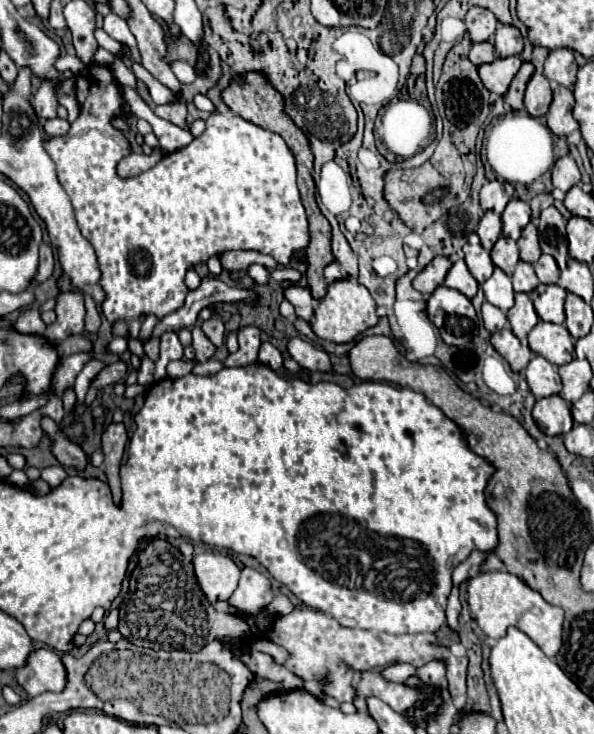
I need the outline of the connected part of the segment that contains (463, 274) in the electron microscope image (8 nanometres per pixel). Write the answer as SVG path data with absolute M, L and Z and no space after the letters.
M458 259L458 261L450 267L444 285L450 287L450 289L456 289L456 291L460 291L460 293L464 293L468 299L472 299L472 297L476 295L476 291L478 291L478 283L476 283L476 279L470 275L464 259Z

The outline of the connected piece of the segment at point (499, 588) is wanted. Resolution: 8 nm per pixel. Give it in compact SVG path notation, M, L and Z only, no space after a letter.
M478 573L468 581L468 605L470 613L488 637L500 639L506 635L508 627L518 627L524 631L548 657L554 657L562 645L562 621L564 611L550 605L542 595L530 589L522 579L510 573Z

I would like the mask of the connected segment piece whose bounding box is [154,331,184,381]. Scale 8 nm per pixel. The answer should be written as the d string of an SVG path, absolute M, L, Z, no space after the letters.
M166 331L160 339L162 339L162 343L160 343L160 359L156 361L156 373L154 373L156 381L162 381L162 379L168 377L166 375L166 365L170 361L176 361L176 359L184 357L184 347L180 345L178 335L174 331Z

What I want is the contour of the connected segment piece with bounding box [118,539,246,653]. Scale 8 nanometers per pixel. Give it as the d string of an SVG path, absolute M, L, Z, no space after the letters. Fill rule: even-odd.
M150 539L146 549L138 551L138 563L130 575L128 599L120 605L118 631L138 647L150 647L156 651L178 649L190 653L196 653L206 643L226 635L234 639L242 639L246 635L242 619L218 613L204 597L192 563L162 539ZM174 631L178 631L180 637L172 637Z

